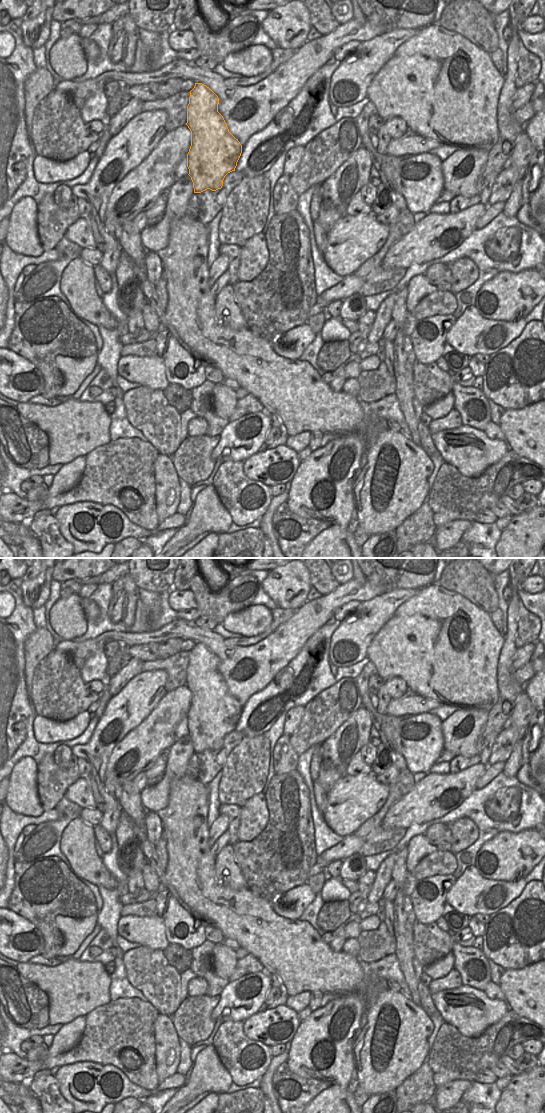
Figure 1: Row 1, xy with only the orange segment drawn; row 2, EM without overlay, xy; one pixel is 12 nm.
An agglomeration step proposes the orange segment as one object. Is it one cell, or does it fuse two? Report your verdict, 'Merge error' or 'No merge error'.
No merge error.

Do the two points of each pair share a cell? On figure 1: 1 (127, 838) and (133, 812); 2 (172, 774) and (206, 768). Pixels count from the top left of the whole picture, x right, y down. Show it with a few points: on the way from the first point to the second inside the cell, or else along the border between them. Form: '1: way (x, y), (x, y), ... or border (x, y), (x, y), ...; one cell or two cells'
1: border (122, 810), (137, 824), (143, 825); two cells
2: border (194, 753), (190, 759), (188, 773); two cells

